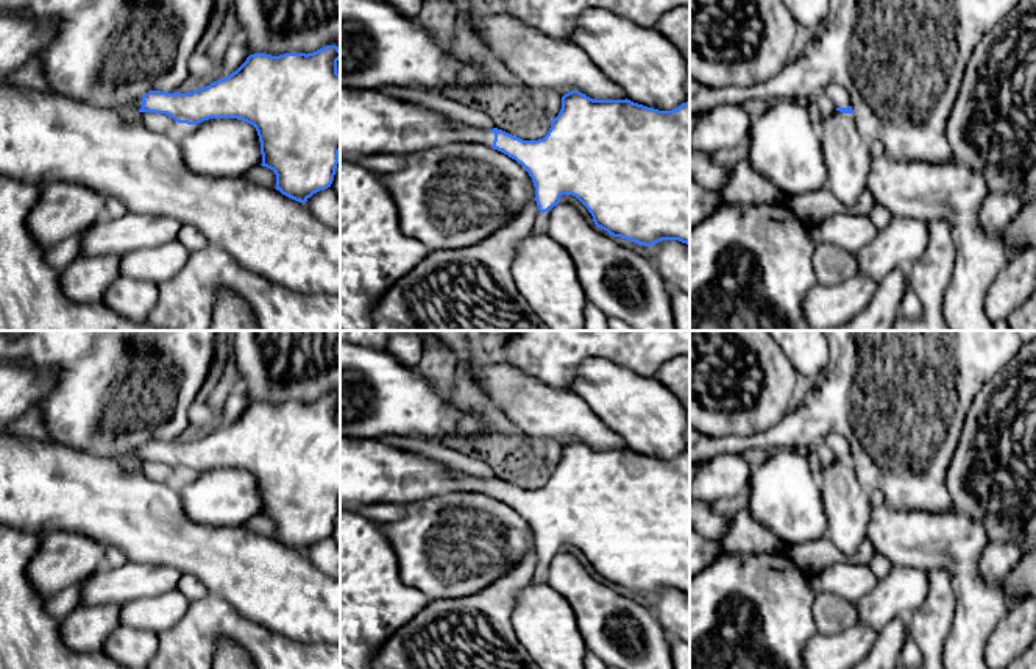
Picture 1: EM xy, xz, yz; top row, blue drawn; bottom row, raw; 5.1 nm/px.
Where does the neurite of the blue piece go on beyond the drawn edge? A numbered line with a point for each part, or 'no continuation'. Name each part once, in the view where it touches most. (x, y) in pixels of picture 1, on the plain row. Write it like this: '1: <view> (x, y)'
1: xz (468, 482)

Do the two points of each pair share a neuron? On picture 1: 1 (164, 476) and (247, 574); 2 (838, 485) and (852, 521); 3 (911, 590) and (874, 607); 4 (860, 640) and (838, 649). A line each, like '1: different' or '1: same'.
1: different
2: same
3: same
4: same

